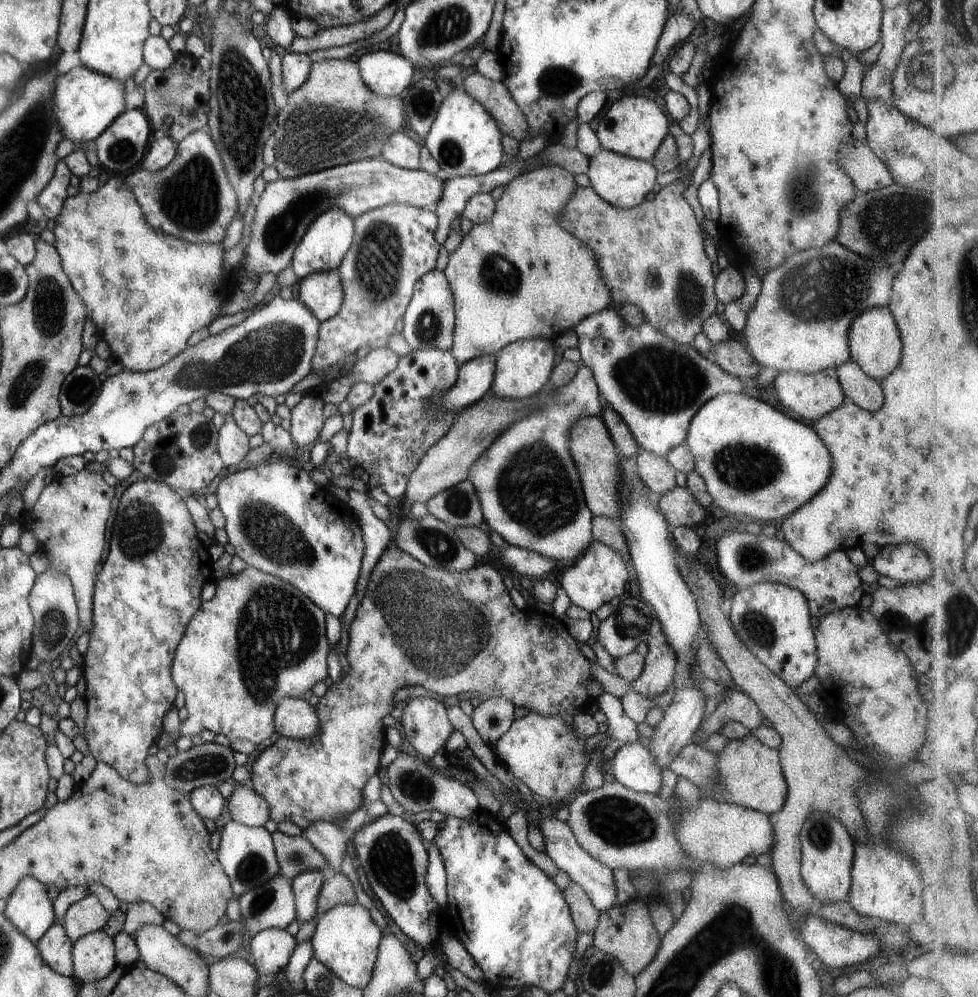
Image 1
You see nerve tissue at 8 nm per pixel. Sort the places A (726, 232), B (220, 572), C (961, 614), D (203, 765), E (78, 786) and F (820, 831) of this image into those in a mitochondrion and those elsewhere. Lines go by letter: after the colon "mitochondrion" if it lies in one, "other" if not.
A: other
B: other
C: mitochondrion
D: mitochondrion
E: other
F: mitochondrion

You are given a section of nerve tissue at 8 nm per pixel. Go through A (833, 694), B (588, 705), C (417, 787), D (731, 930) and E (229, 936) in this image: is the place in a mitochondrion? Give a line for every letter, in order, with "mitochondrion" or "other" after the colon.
A: other
B: other
C: mitochondrion
D: mitochondrion
E: mitochondrion

